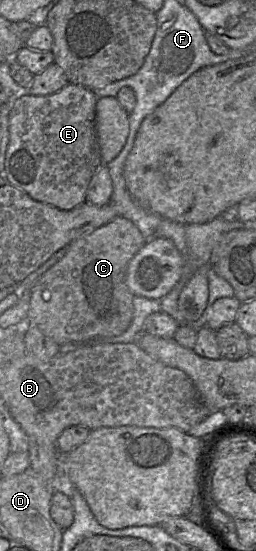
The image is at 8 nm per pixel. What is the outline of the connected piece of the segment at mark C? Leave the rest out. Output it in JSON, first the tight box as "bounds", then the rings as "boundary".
{"bounds":[29,216,146,345],"boundary":[[[121,216],[71,242],[65,255],[29,290],[30,326],[36,326],[58,345],[121,335],[134,313],[135,295],[126,283],[127,267],[146,242],[138,227]]]}

